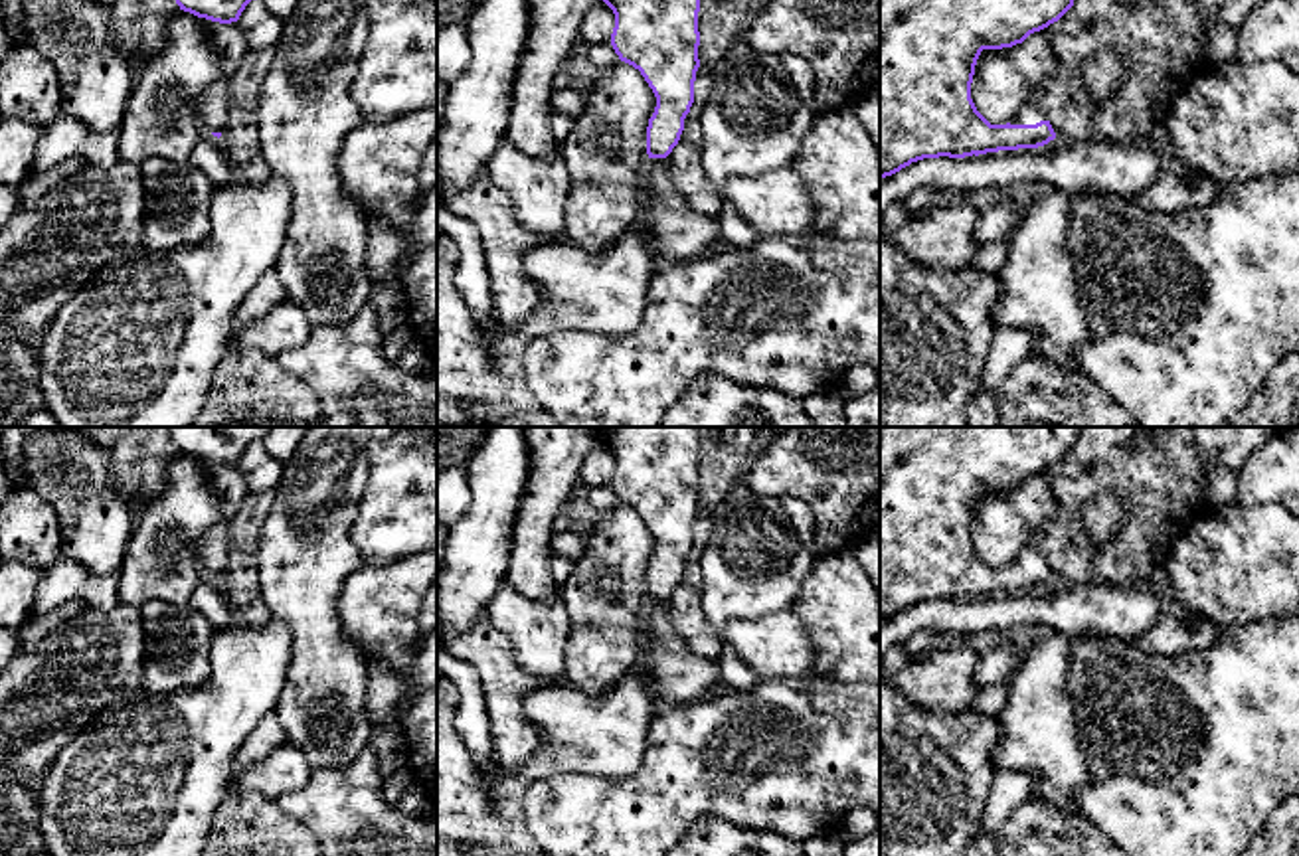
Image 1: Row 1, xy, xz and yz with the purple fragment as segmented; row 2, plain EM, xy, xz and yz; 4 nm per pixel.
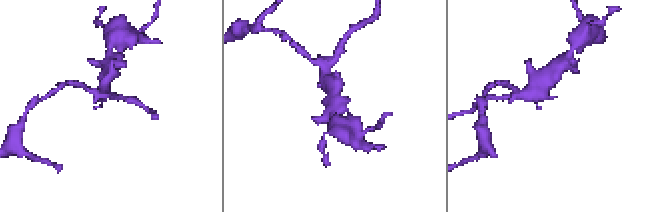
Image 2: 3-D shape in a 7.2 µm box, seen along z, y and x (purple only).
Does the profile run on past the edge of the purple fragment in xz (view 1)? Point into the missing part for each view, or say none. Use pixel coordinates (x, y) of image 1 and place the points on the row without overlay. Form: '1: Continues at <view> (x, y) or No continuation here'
1: No continuation here

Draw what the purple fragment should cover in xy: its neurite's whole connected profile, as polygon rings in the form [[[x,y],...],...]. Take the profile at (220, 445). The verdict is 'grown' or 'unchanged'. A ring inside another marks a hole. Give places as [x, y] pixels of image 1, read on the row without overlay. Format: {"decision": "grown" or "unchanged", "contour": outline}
{"decision": "unchanged", "contour": [[[170,427],[180,453],[219,467],[237,465],[251,443],[261,441],[271,427]]]}

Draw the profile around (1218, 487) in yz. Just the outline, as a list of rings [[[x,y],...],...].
[[[1214,463],[1202,482],[1202,510],[1214,510],[1236,500],[1238,476],[1228,467]]]

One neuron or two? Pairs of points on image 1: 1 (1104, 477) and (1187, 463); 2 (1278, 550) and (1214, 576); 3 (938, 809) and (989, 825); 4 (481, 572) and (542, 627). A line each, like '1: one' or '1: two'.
1: one
2: one
3: two
4: two

